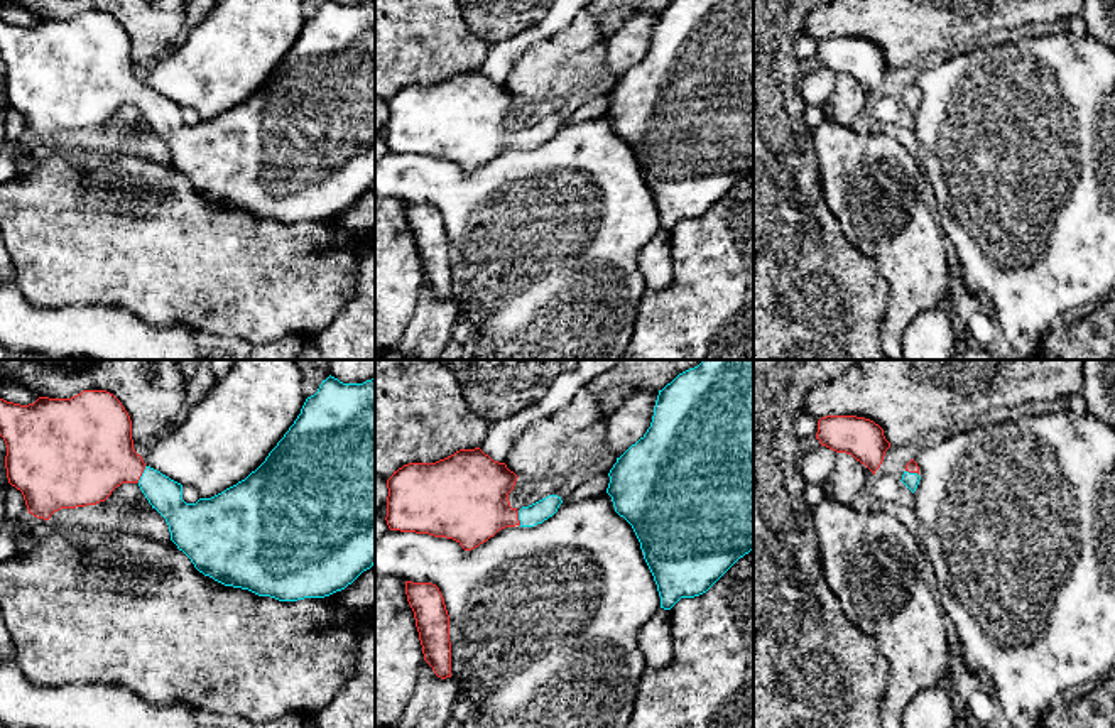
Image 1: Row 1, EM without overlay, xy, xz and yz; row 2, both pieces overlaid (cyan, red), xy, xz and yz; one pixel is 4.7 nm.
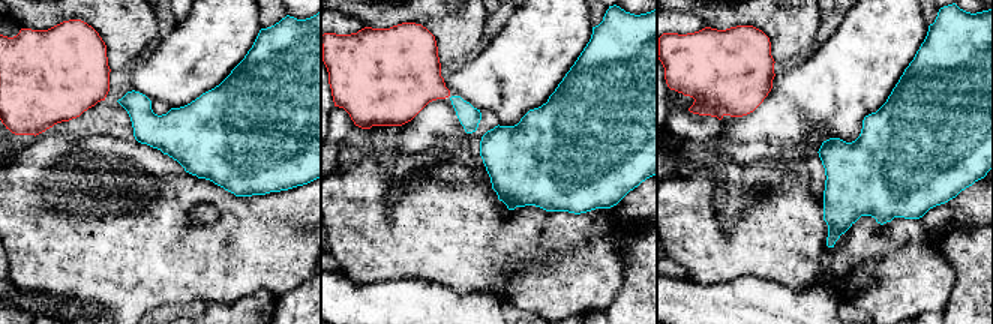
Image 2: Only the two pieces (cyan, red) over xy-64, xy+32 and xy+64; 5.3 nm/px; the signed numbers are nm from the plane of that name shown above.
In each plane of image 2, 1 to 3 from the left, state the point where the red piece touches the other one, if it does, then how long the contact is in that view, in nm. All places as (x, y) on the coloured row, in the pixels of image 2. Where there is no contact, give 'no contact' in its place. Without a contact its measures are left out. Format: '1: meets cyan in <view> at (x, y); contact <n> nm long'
1: no contact
2: no contact
3: no contact

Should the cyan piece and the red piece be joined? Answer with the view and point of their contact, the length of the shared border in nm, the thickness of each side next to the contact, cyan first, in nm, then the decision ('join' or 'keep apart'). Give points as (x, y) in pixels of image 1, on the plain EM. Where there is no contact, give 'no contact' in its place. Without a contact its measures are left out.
xy (142, 97) | 90 nm | 160/380 nm | join

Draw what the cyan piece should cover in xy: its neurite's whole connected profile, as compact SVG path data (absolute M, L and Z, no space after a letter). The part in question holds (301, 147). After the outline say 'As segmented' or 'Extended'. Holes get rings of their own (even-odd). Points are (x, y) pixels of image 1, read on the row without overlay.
M326 0L318 14L306 20L301 35L269 74L265 83L245 101L211 118L199 120L196 125L182 122L182 106L147 88L133 71L132 42L122 24L106 12L83 12L71 20L39 19L34 25L20 27L0 20L0 57L7 66L5 90L12 108L22 113L29 135L49 142L61 130L76 130L105 123L122 105L137 105L152 127L167 144L171 162L182 172L194 189L215 203L248 211L258 218L270 218L279 223L297 223L304 220L324 220L351 206L363 193L375 186L375 0L363 5L343 5L338 0Z. Extended

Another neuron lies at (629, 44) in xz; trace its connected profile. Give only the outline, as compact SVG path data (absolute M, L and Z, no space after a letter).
M635 12L625 24L605 41L608 71L620 79L650 49L659 14Z

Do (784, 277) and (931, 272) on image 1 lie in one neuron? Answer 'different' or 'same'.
different

